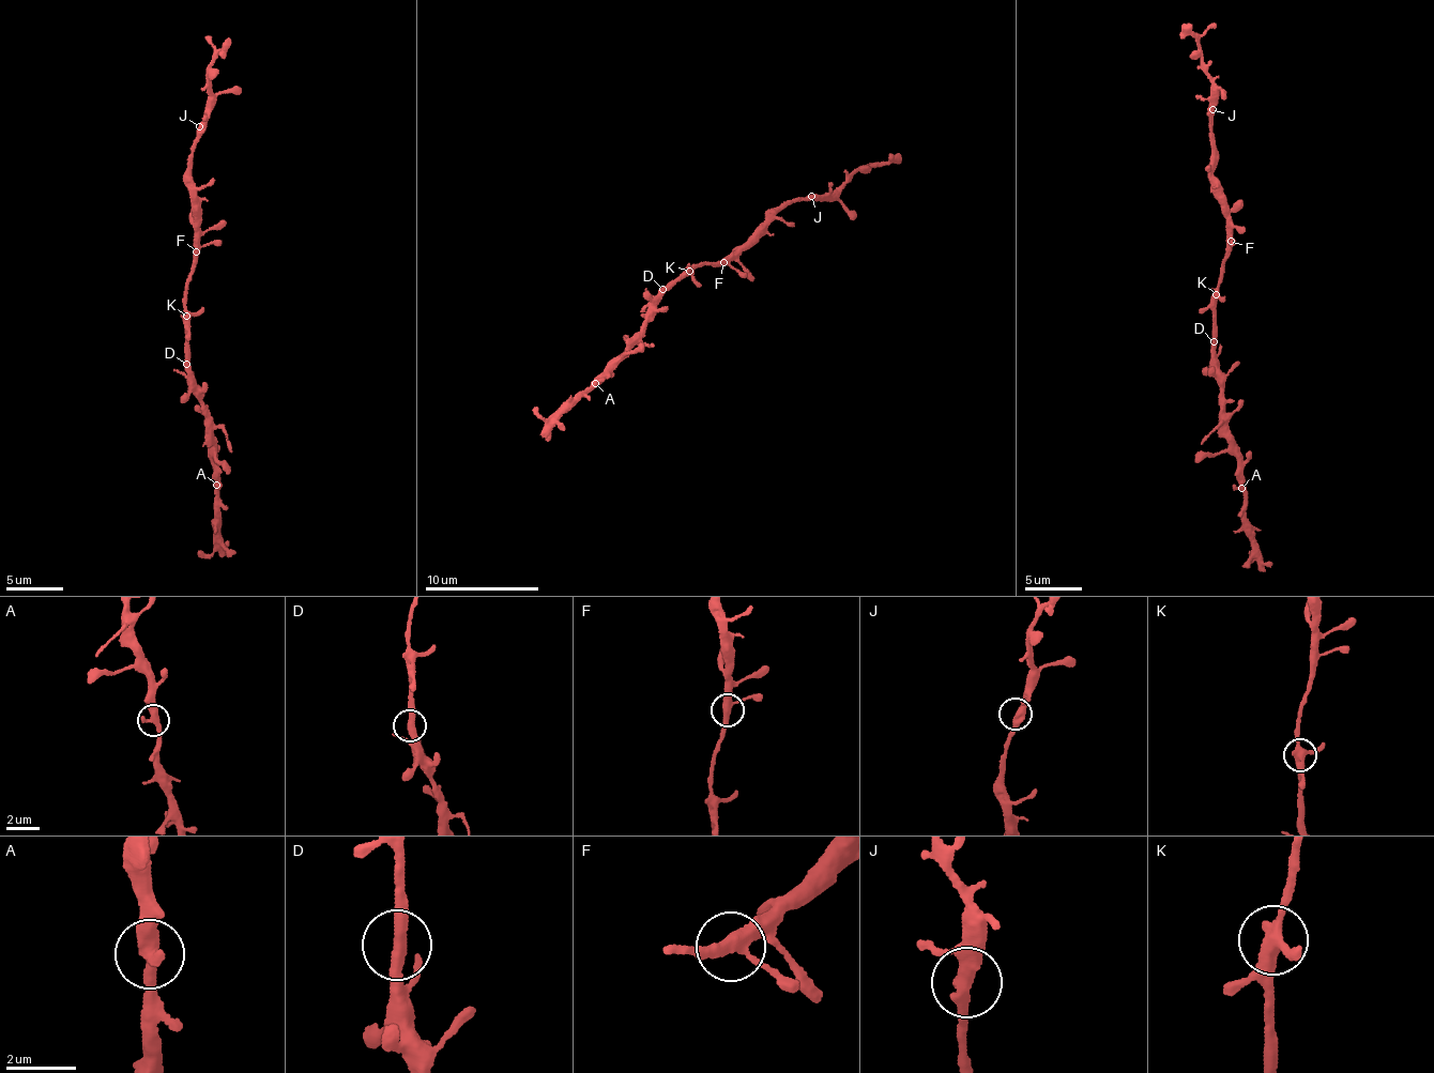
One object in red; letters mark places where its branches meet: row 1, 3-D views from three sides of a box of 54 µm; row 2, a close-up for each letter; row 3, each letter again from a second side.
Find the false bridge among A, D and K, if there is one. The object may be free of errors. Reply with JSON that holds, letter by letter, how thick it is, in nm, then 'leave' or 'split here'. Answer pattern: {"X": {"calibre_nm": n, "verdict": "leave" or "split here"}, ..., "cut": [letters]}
{"A": {"calibre_nm": 400, "verdict": "leave"}, "D": {"calibre_nm": 360, "verdict": "leave"}, "K": {"calibre_nm": 320, "verdict": "leave"}, "cut": []}

